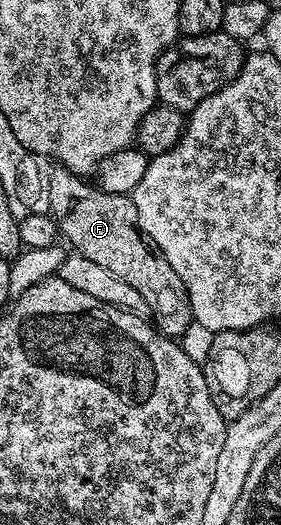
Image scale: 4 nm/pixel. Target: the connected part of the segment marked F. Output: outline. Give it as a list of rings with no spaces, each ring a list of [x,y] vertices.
[[[61,166],[51,167],[48,215],[57,222],[58,231],[64,240],[66,236],[65,243],[70,243],[69,247],[73,251],[84,254],[84,258],[92,258],[92,262],[106,267],[110,273],[116,274],[116,278],[128,282],[128,286],[140,290],[140,298],[144,298],[154,327],[163,336],[181,338],[194,315],[184,290],[184,282],[180,282],[180,274],[168,266],[161,252],[138,227],[136,206],[130,196],[108,194],[93,187],[90,189],[82,180],[85,179],[79,173],[69,172]]]

